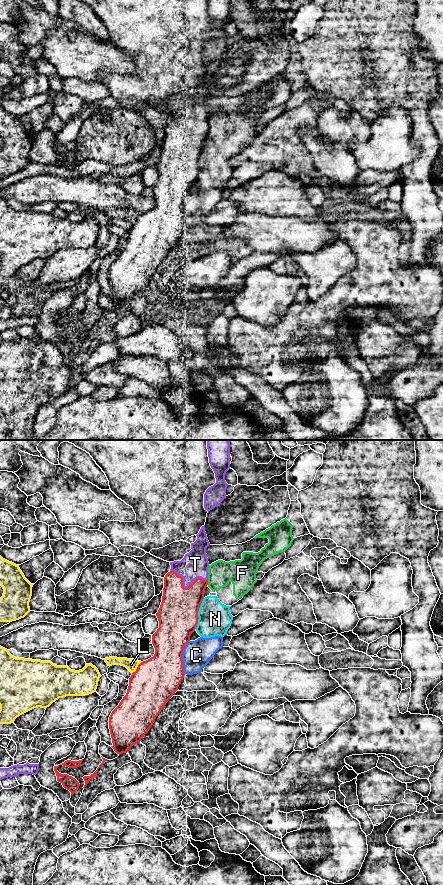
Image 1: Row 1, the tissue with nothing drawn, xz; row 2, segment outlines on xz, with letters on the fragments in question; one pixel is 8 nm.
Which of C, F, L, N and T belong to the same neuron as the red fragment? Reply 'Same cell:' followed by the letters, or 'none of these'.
Same cell: T

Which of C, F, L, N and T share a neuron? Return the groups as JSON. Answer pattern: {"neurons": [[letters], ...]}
{"neurons": [["C", "F", "N"], ["L"], ["T"]]}

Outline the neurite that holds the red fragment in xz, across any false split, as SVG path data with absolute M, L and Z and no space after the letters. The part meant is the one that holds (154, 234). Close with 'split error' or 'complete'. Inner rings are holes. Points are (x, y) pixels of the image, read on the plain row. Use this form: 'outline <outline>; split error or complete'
outline M205 77L196 87L197 92L191 95L191 103L181 113L170 114L171 121L164 129L162 154L156 168L159 180L152 187L155 206L141 214L129 230L126 247L109 269L109 281L117 306L127 303L150 282L156 269L169 251L178 242L185 225L183 219L183 202L190 193L191 186L198 176L198 163L204 151L208 137L209 114L206 100L210 97Z; split error

